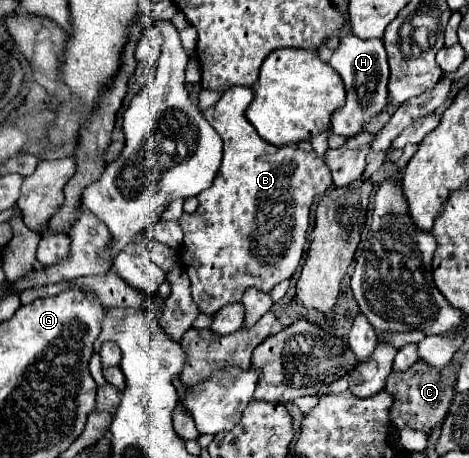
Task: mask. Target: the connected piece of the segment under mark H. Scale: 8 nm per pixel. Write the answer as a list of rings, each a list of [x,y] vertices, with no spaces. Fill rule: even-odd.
[[[346,35],[340,39],[338,49],[334,49],[330,67],[342,77],[346,85],[346,103],[340,107],[340,111],[334,111],[332,119],[332,131],[338,135],[354,137],[362,125],[376,113],[382,111],[388,99],[388,79],[390,69],[386,61],[386,51],[382,39],[358,39],[354,35]]]

